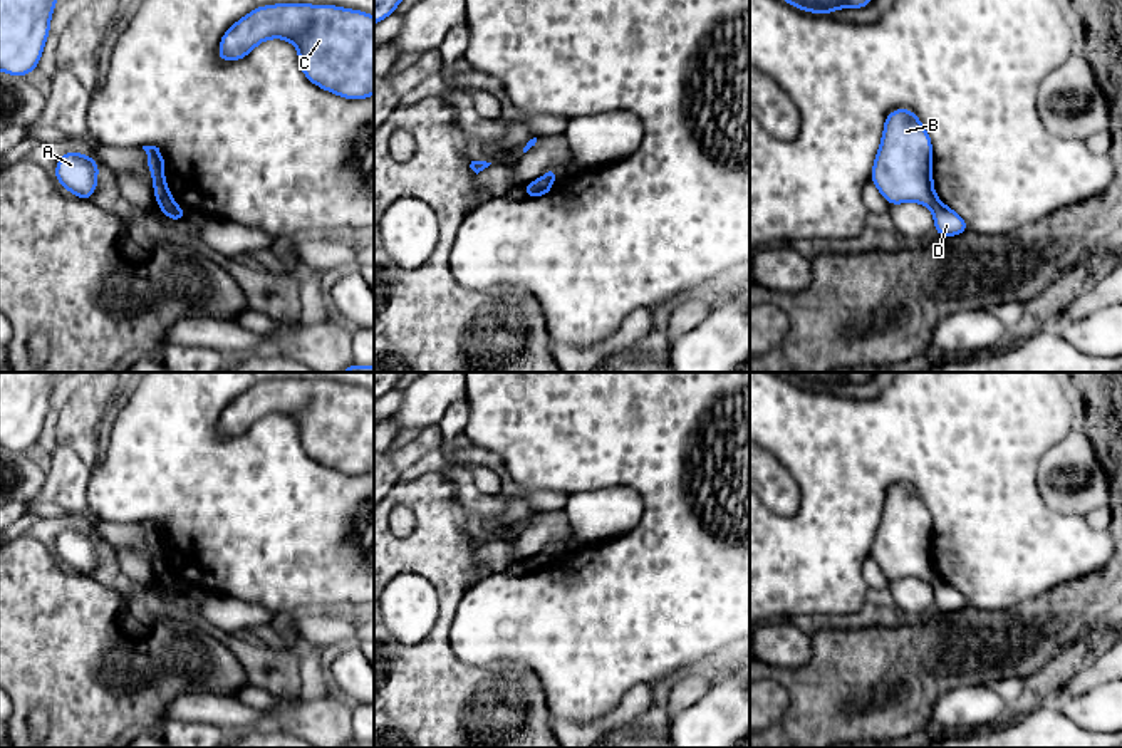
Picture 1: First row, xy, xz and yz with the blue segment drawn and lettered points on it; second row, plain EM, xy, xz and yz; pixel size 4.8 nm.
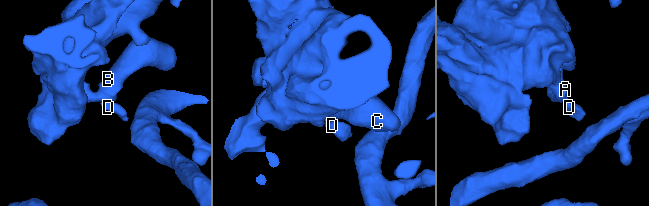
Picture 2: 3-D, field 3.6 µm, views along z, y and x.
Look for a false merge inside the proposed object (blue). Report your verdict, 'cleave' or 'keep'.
cleave

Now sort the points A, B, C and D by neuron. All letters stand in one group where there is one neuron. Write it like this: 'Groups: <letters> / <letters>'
Groups: A B C / D

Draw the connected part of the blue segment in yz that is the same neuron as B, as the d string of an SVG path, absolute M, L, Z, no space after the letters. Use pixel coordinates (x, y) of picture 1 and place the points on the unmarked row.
M912 485L887 490L870 555L891 582L916 577L932 584L938 577L932 518Z

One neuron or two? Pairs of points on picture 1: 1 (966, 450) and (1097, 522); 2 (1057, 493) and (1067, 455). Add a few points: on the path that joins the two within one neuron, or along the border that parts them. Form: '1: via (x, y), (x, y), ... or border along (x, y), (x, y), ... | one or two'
1: border along (1084, 517), (1092, 527), (1104, 530) | two
2: via (1067, 483), (1067, 465) | one

